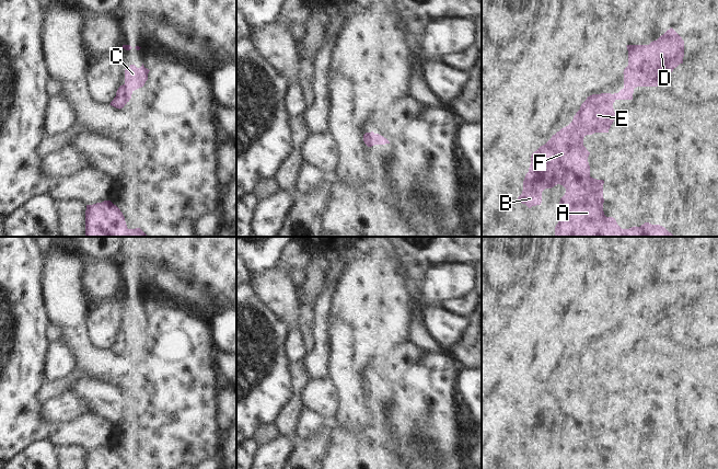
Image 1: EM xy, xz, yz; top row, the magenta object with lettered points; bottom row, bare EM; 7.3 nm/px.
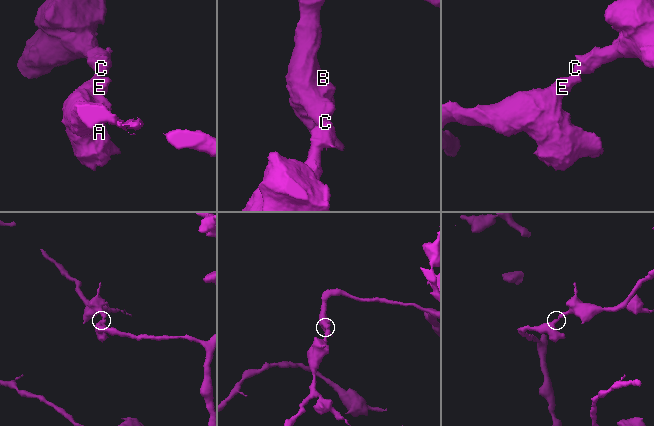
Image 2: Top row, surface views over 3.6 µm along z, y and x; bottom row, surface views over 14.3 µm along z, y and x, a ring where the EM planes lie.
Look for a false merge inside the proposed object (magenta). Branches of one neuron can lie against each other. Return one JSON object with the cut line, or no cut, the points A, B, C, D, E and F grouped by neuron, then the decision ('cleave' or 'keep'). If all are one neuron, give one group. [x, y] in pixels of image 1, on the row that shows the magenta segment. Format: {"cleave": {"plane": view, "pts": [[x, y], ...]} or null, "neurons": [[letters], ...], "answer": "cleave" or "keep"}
{"cleave": null, "neurons": [["A", "B", "C", "D", "E", "F"]], "answer": "keep"}

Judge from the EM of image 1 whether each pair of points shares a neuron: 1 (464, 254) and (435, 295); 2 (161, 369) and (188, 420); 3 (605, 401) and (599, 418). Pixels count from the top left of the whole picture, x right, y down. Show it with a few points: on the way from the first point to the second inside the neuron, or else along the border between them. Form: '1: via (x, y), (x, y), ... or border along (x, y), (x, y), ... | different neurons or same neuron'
1: border along (470, 262), (442, 262), (432, 267) | different neurons
2: via (170, 381), (170, 400), (177, 408) | same neuron
3: via (602, 405), (601, 413) | same neuron

